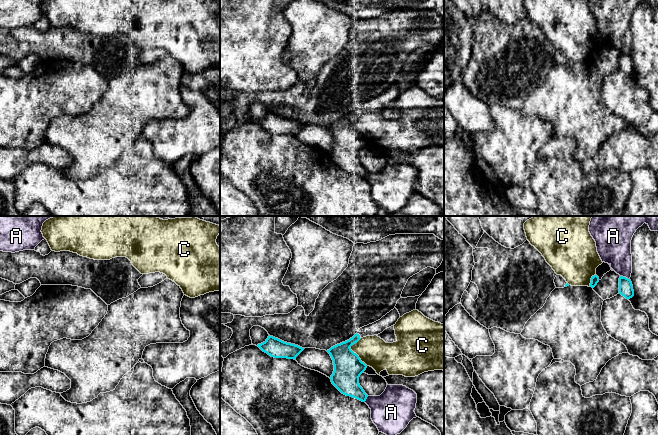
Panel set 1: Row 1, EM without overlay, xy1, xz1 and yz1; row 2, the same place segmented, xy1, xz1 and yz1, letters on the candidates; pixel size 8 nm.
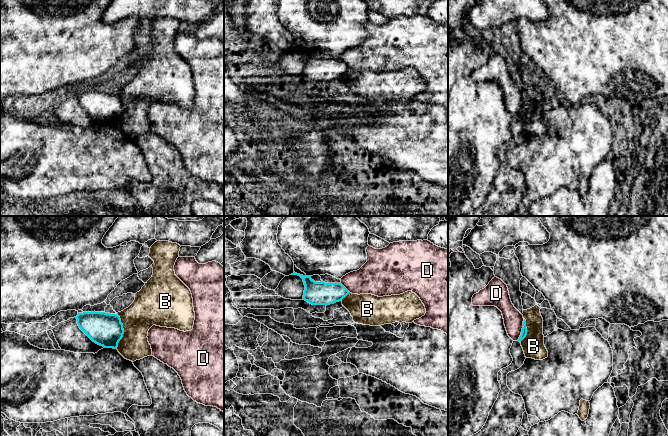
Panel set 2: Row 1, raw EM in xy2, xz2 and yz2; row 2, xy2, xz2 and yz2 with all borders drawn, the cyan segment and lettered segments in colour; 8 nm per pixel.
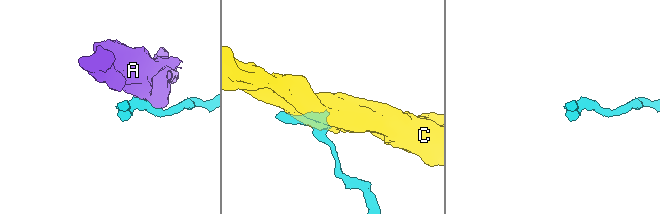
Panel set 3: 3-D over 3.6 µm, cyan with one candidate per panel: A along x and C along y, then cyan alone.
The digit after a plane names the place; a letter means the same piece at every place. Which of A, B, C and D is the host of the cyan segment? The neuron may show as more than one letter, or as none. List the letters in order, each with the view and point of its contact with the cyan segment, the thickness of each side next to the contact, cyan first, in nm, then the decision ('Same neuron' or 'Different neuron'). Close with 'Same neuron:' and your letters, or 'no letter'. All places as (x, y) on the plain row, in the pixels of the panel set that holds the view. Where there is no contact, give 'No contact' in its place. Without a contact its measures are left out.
A: Touches cyan at yz1 (625, 53). Thickness 110 nm (cyan) against 260 nm. Different neuron
B: Touches cyan at xy2 (123, 106). Thickness 260 nm (cyan) against 260 nm. Different neuron
C: Touches cyan at xz1 (353, 128). Thickness 240 nm (cyan) against 240 nm. Different neuron
D: Touches cyan at yz2 (522, 105). Thickness 50 nm (cyan) against 160 nm. Different neuron
Same neuron: no letter

